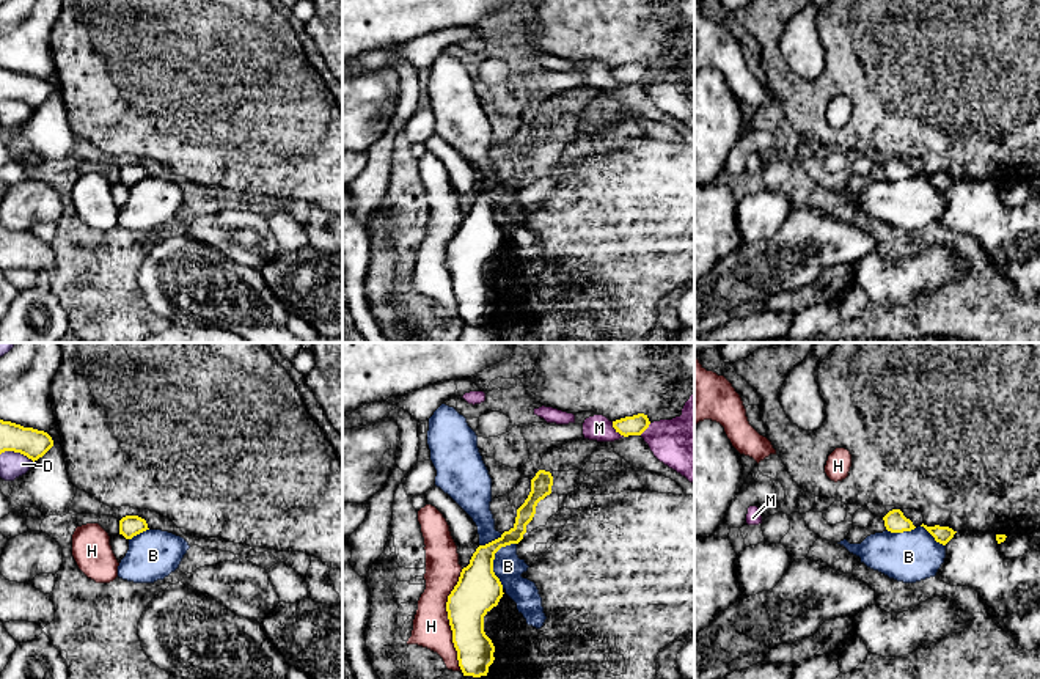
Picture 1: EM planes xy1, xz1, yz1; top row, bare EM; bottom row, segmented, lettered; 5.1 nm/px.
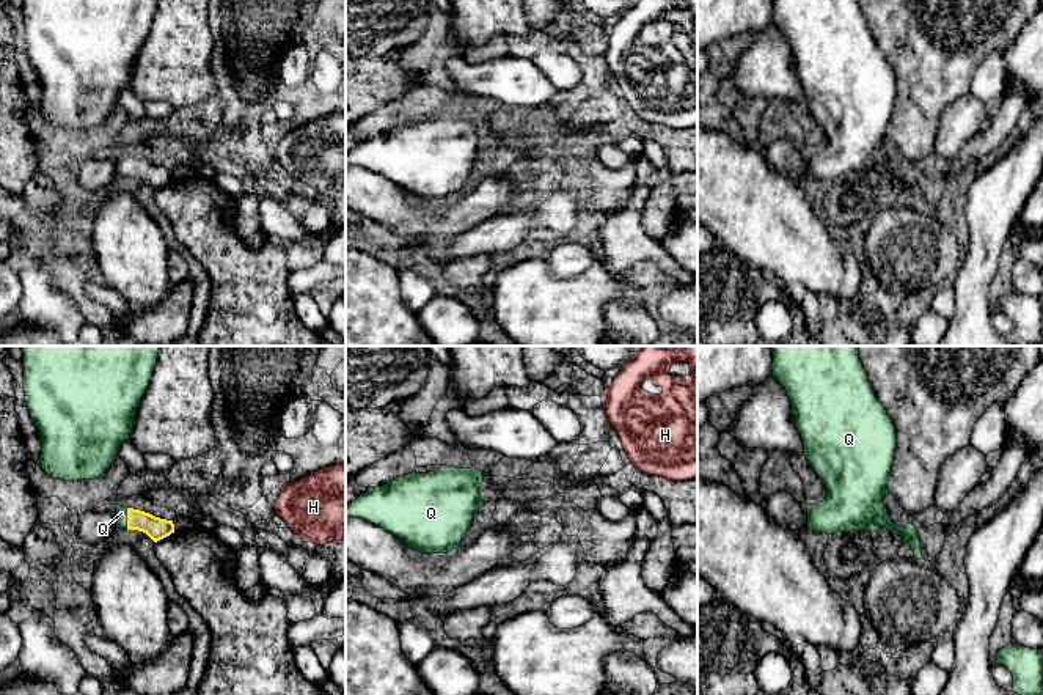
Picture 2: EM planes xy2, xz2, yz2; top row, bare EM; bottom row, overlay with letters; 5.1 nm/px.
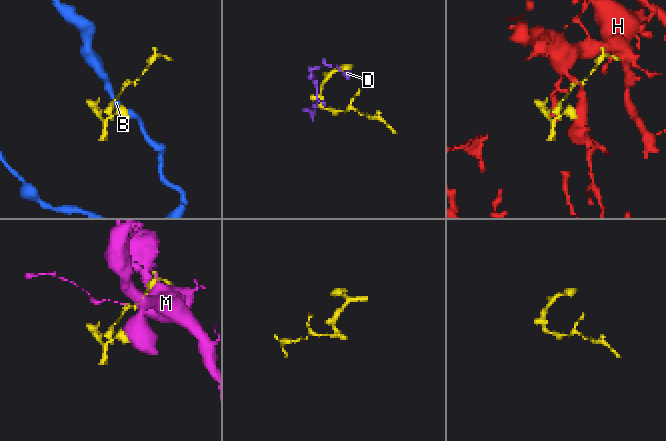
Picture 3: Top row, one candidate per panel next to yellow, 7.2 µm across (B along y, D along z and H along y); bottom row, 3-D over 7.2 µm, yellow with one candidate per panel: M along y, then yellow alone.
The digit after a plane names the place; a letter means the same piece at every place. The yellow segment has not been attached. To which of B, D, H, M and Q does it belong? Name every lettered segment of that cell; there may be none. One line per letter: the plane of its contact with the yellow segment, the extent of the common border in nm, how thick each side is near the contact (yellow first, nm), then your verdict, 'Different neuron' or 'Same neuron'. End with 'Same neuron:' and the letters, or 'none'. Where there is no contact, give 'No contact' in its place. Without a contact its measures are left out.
B: Touches yellow in xz1. Shared border 260 nm. Thickness 220 nm (yellow) against 150 nm. Different neuron
D: Touches yellow in xy1. Shared border 180 nm. Thickness 150 nm (yellow) against 130 nm. Different neuron
H: Touches yellow in xz1. Shared border 500 nm. Thickness 220 nm (yellow) against 190 nm. Different neuron
M: Touches yellow in xz1. Shared border 100 nm. Thickness 100 nm (yellow) against 130 nm. Different neuron
Q: Touches yellow in xy2. Shared border 100 nm. Thickness 120 nm (yellow) against 60 nm. Same neuron
Same neuron: Q

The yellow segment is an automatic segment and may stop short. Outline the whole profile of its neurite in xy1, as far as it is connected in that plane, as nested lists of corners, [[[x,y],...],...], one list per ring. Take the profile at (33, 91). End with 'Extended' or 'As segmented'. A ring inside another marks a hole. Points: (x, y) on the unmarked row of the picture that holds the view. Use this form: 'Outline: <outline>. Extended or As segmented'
Outline: [[[0,68],[0,102],[14,99],[35,110],[52,94],[53,88],[47,80]]]. As segmented

